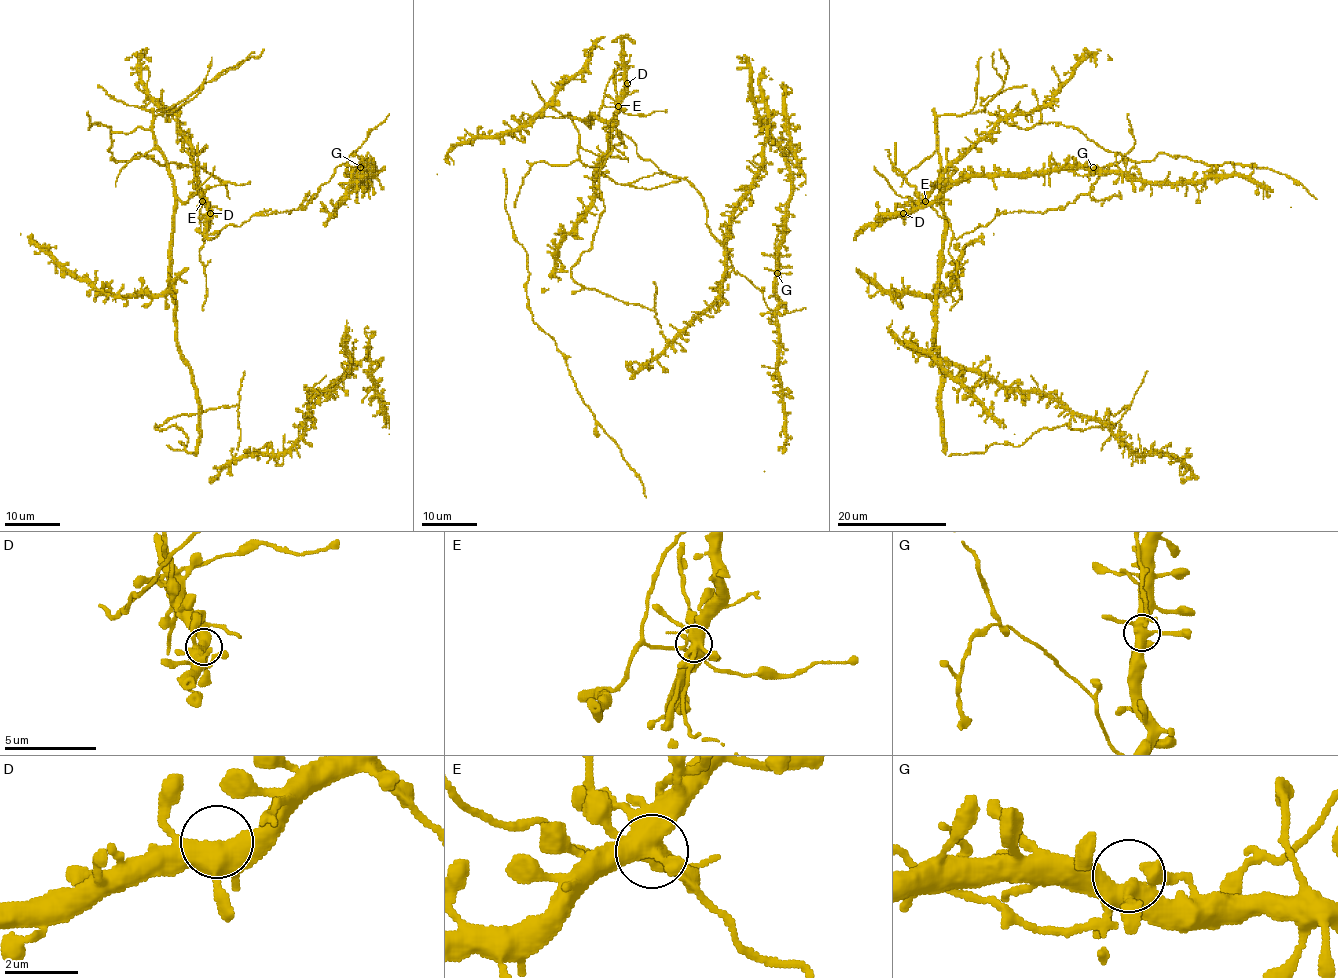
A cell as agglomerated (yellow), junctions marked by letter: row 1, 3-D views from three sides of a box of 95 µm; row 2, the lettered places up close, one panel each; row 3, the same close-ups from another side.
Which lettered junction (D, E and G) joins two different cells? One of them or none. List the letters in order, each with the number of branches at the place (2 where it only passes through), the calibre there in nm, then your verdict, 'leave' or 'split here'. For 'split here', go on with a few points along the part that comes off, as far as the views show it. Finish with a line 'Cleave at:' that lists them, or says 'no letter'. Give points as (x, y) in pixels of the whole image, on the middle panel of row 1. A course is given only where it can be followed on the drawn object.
D: 6 branches meet; 460 nm thick; leave
E: 6 branches meet; 460 nm thick; split here
G: 7 branches meet; 440 nm thick; leave
Cleave at: E

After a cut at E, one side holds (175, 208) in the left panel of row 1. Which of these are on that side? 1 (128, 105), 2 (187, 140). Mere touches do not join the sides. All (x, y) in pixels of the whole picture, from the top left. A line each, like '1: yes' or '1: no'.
1: yes
2: no

